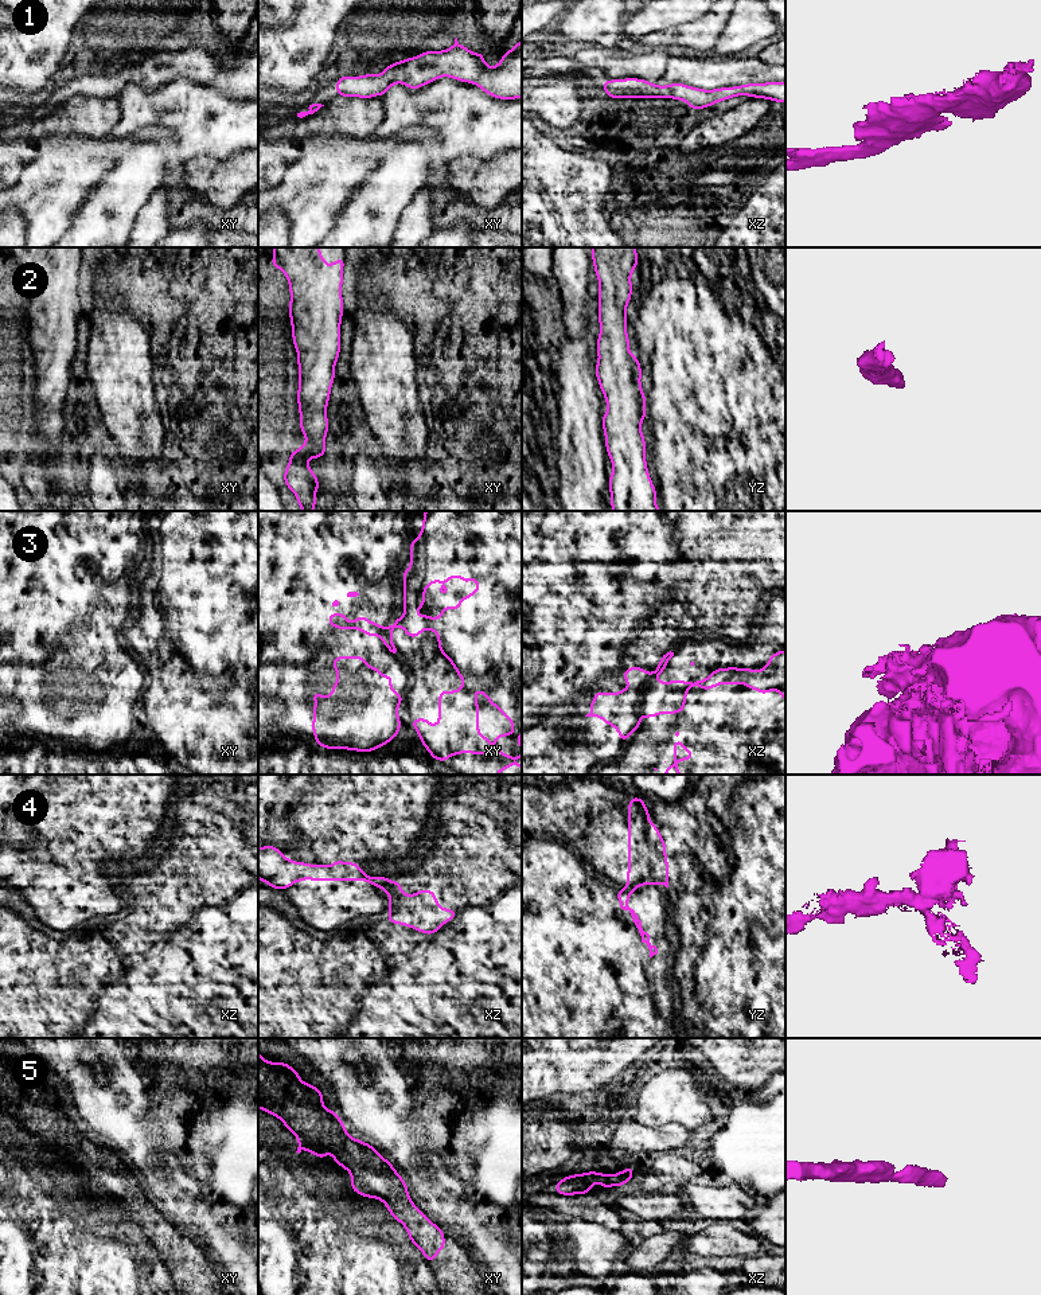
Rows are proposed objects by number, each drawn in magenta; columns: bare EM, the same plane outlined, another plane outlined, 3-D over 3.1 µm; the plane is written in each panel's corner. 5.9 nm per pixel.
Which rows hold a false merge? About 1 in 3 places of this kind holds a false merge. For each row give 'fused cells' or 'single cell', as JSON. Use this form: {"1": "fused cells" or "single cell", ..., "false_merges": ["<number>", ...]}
{"1": "single cell", "2": "single cell", "3": "fused cells", "4": "fused cells", "5": "single cell", "false_merges": ["3", "4"]}

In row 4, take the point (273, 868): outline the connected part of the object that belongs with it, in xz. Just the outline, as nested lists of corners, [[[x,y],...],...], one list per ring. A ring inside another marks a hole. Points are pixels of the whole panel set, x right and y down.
[[[262,846],[258,849],[258,878],[265,885],[270,884],[273,890],[285,890],[293,884],[311,881],[366,881],[367,885],[379,888],[378,881],[383,879],[386,874],[379,877],[367,875],[362,867],[355,862],[343,862],[336,859],[331,866],[309,865],[305,862],[295,862],[284,857],[281,850],[274,846]]]

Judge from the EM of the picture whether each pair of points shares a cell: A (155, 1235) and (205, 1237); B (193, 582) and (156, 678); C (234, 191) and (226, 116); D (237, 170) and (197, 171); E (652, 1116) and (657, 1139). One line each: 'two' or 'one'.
A: two
B: one
C: two
D: one
E: two

